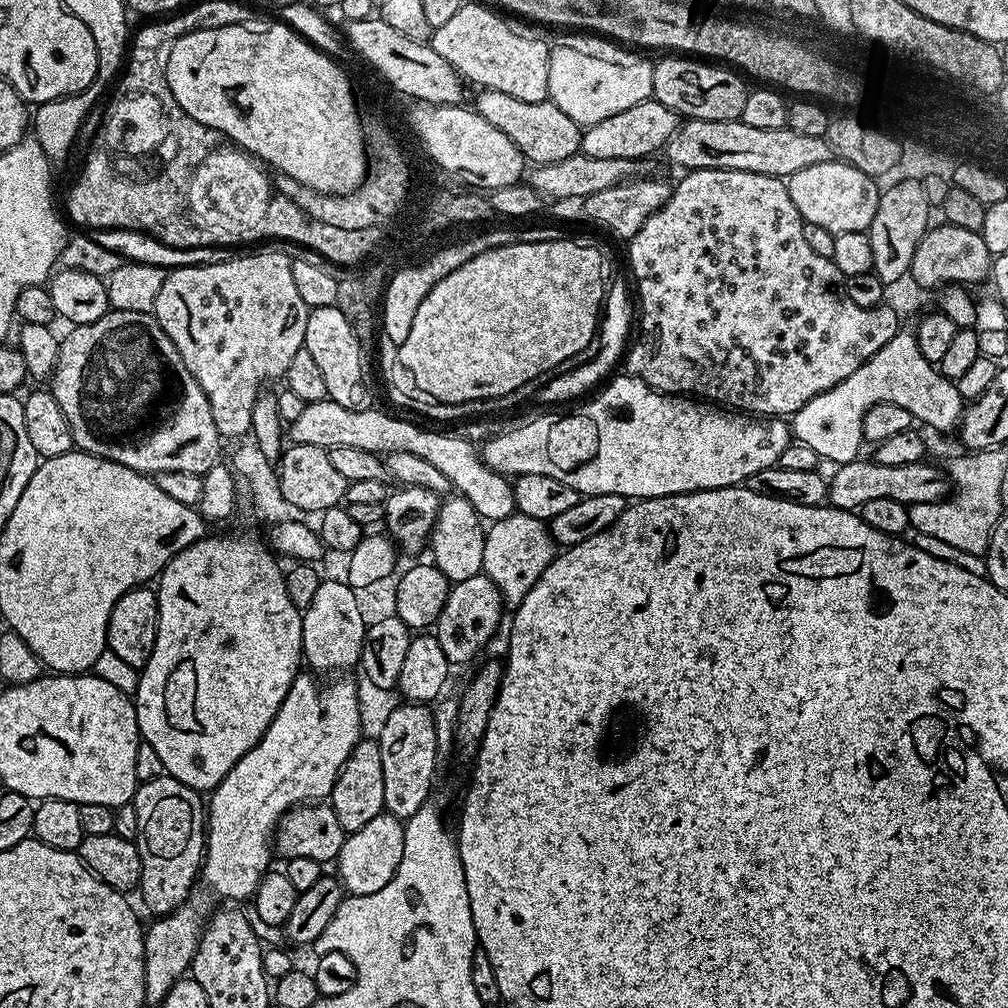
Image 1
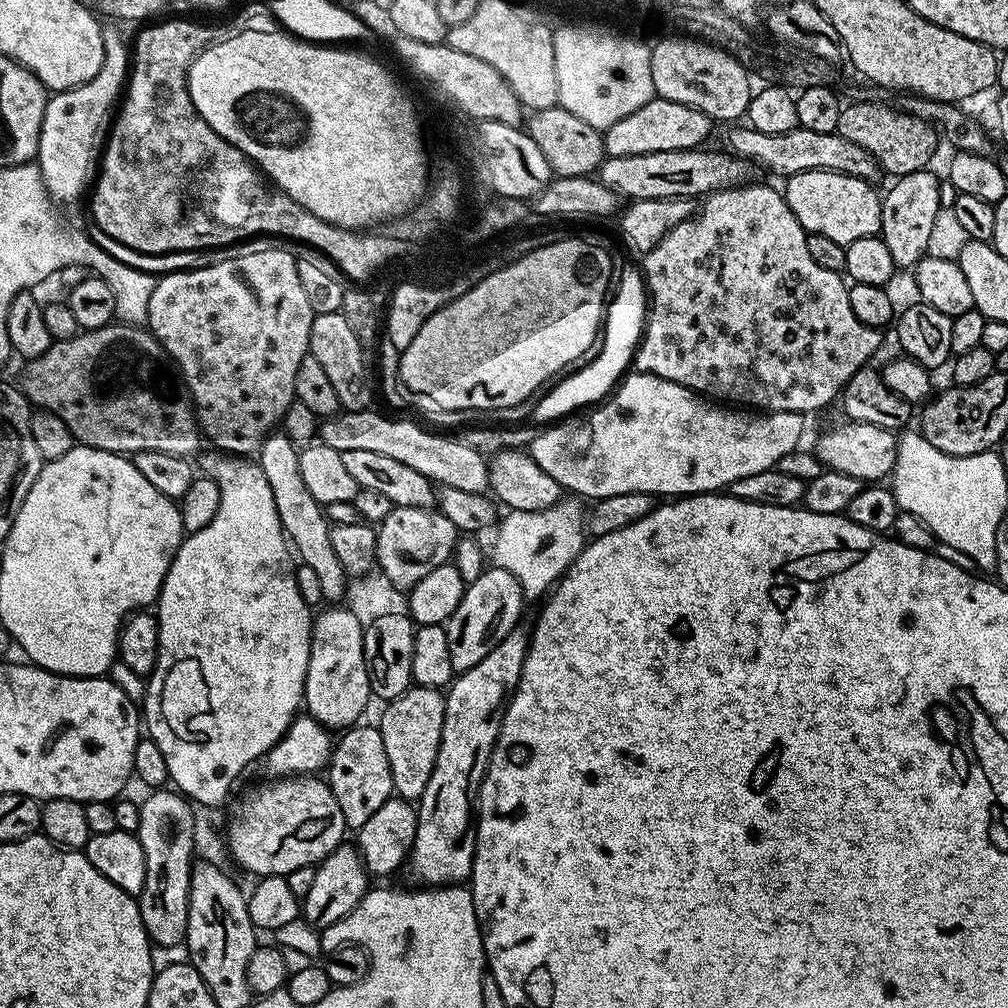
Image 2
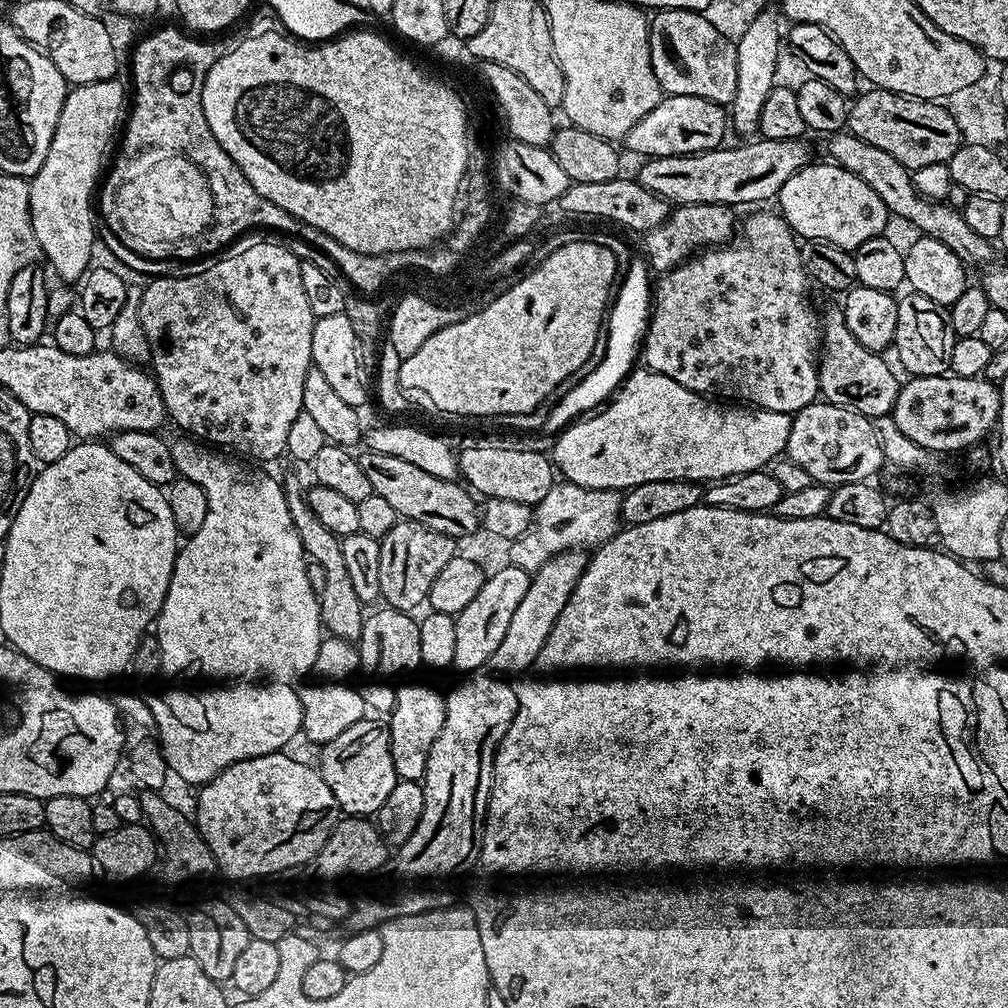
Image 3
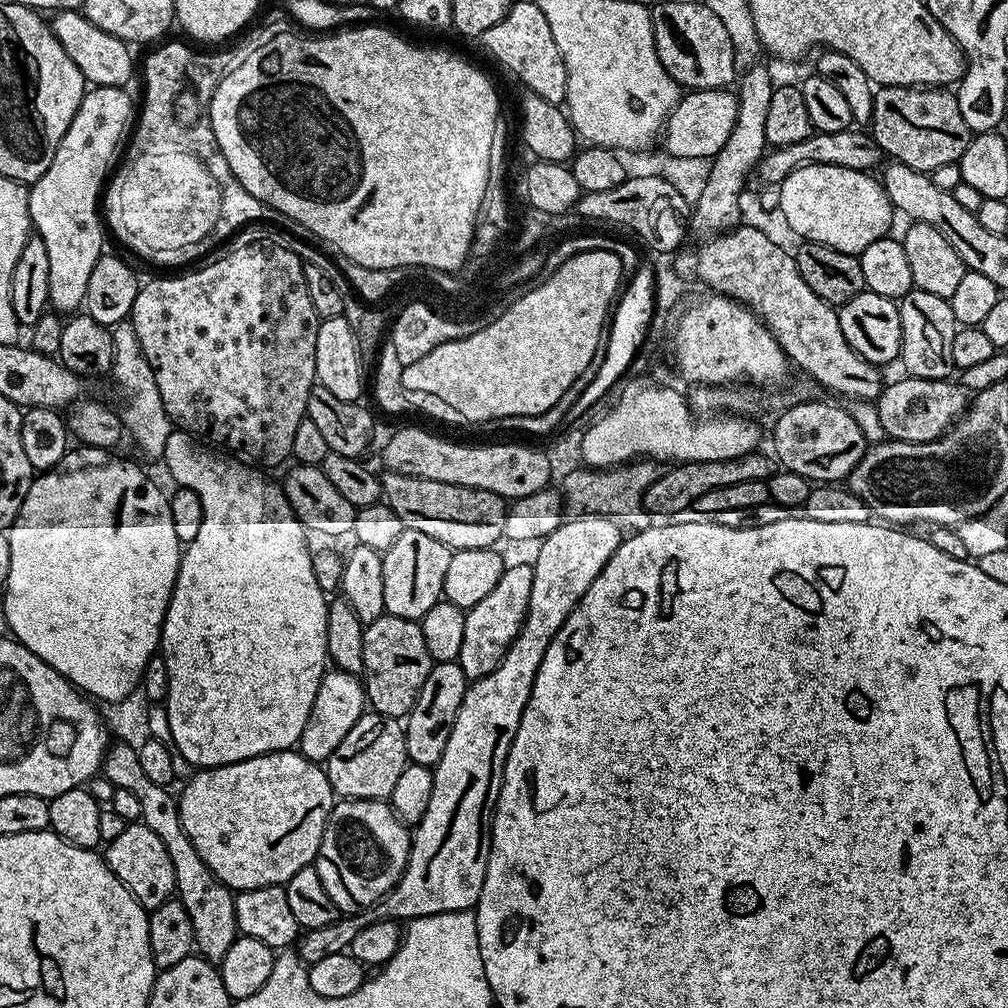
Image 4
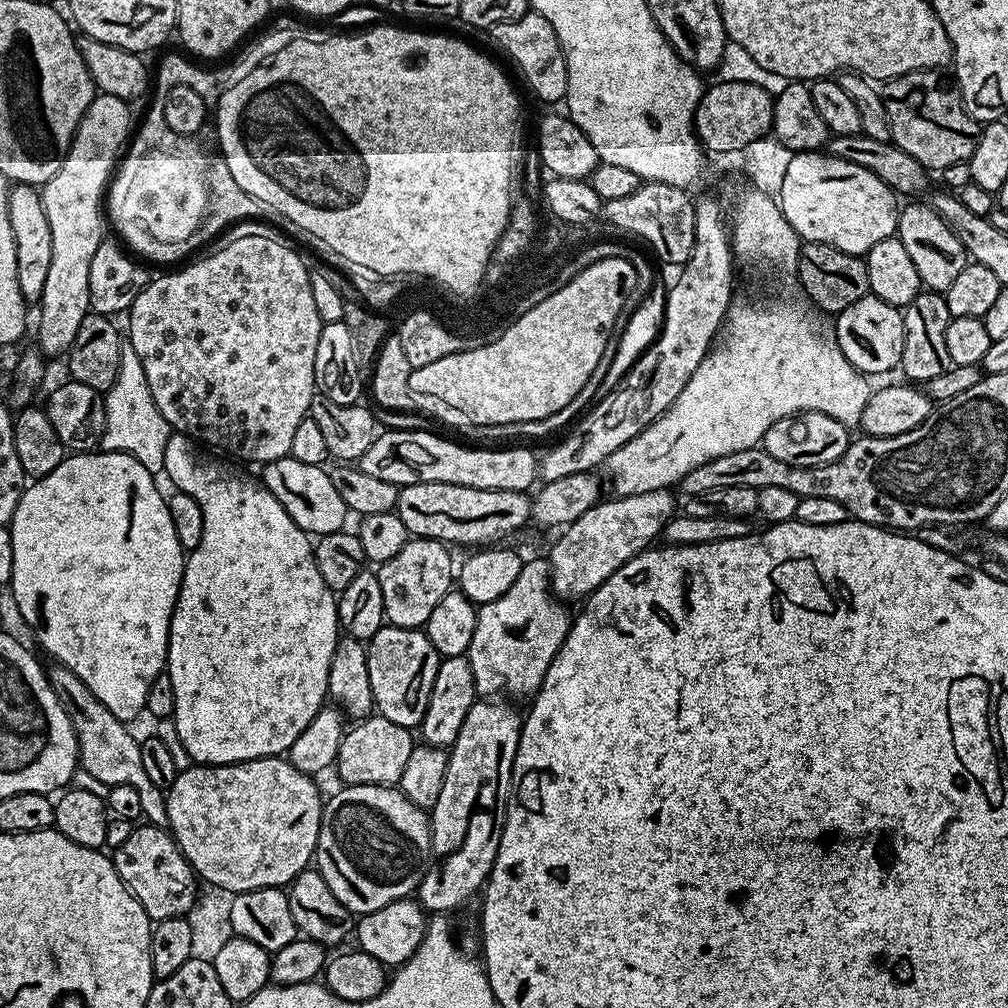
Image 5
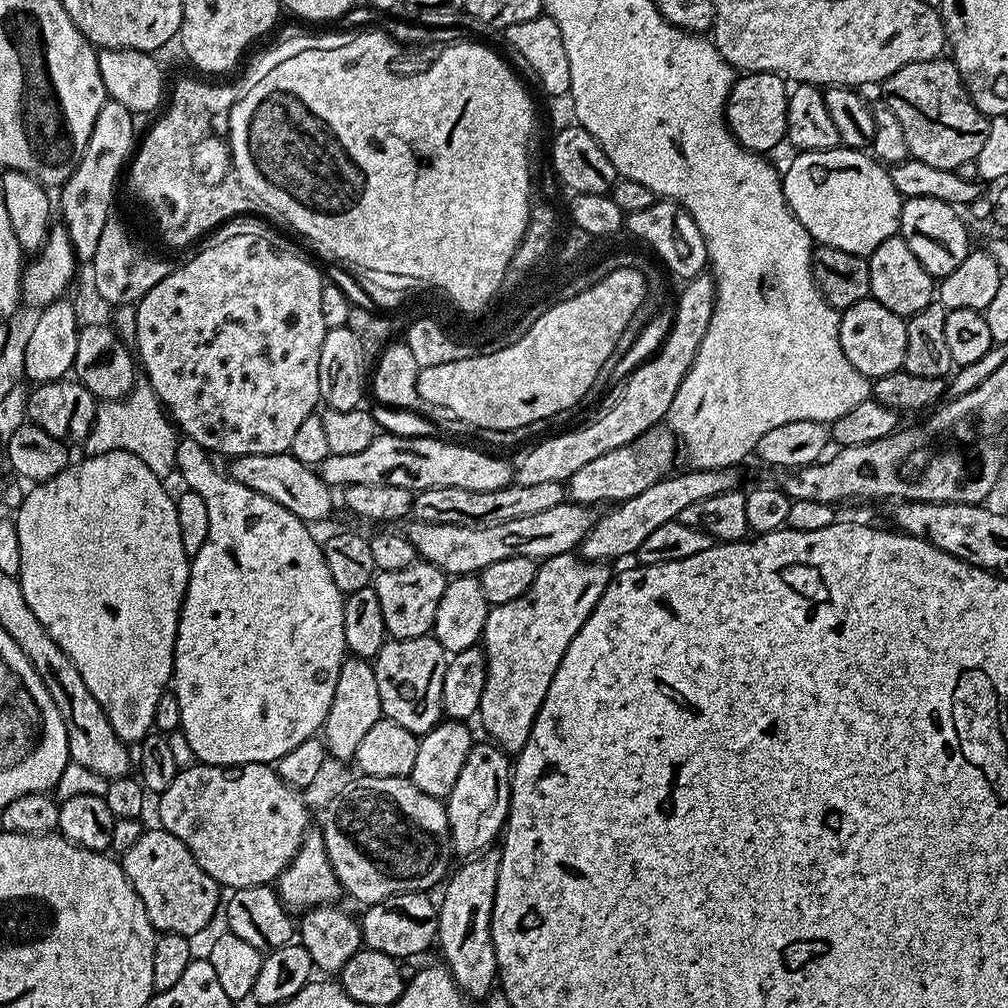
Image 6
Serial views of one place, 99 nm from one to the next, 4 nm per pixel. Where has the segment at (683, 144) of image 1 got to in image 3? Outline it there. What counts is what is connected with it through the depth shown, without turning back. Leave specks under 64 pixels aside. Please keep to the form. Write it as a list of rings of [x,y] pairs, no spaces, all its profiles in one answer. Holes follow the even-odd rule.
[[[847,130],[829,135],[827,140],[827,159],[850,174],[862,178],[862,182],[866,182],[866,186],[870,186],[870,190],[874,190],[874,194],[882,198],[882,202],[893,217],[901,216],[917,228],[917,233],[940,240],[965,265],[989,263],[987,260],[992,256],[993,241],[976,234],[966,224],[960,210],[952,208],[947,202],[937,202],[923,196],[912,185],[912,172],[900,165],[891,154],[886,154],[886,150],[878,150],[878,146],[870,146],[862,142],[862,138],[858,138],[853,132]]]

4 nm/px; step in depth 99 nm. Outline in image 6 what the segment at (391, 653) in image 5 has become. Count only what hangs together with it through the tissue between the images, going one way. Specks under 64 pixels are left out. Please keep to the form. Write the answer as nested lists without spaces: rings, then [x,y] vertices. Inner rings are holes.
[[[431,634],[405,640],[385,639],[382,650],[374,657],[381,713],[398,722],[398,726],[406,726],[406,730],[417,734],[436,727],[441,723],[444,710],[442,674],[448,661],[444,647]]]

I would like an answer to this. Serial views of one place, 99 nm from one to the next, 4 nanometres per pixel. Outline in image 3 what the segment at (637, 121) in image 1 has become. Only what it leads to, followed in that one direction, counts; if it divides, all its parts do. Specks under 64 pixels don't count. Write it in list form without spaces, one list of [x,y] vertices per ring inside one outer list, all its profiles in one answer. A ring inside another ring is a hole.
[[[665,95],[658,106],[654,106],[654,110],[642,118],[642,122],[638,122],[622,137],[622,144],[630,151],[637,152],[640,158],[693,156],[721,147],[727,132],[730,132],[730,116],[725,105],[715,104],[706,98]]]

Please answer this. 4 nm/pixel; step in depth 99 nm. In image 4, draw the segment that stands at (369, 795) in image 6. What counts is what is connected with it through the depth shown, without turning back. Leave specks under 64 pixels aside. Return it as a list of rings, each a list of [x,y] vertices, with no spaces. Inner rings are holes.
[[[340,798],[335,801],[328,815],[328,821],[322,834],[320,849],[314,861],[318,870],[318,878],[322,878],[322,886],[326,894],[334,902],[334,906],[344,914],[355,914],[372,907],[378,900],[400,881],[406,870],[406,862],[412,849],[412,832],[409,825],[396,817],[387,799],[382,800],[350,800]]]

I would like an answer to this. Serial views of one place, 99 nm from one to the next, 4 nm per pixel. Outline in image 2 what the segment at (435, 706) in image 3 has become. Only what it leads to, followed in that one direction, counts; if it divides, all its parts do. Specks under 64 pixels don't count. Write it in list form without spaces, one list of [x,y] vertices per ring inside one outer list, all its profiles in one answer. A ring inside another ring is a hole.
[[[409,686],[398,698],[383,705],[378,727],[382,743],[386,745],[386,758],[390,758],[392,790],[401,800],[419,801],[426,790],[426,782],[430,782],[442,738],[445,699],[445,693],[439,688]]]

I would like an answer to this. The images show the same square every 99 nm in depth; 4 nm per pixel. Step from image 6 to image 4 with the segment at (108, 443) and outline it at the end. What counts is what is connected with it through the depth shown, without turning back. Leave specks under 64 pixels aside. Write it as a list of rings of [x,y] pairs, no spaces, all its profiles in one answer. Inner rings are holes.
[[[120,320],[111,327],[112,334],[112,371],[111,377],[115,378],[120,387],[122,404],[120,406],[120,418],[128,431],[129,437],[133,438],[142,453],[148,458],[161,459],[165,452],[166,441],[174,426],[162,406],[161,395],[158,393],[158,384],[154,381],[154,372],[150,364],[146,362],[142,354],[141,344],[137,334],[134,333],[132,322]]]

